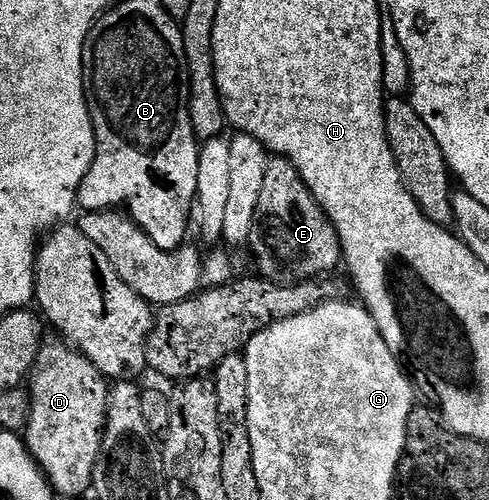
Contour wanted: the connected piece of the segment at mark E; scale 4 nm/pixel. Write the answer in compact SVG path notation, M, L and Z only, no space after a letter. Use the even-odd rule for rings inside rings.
M274 156L266 163L264 185L260 204L256 204L248 250L254 253L257 273L281 286L313 282L333 275L330 273L343 265L342 245L336 228L312 196L308 184L304 184L300 172L296 172L287 158Z

